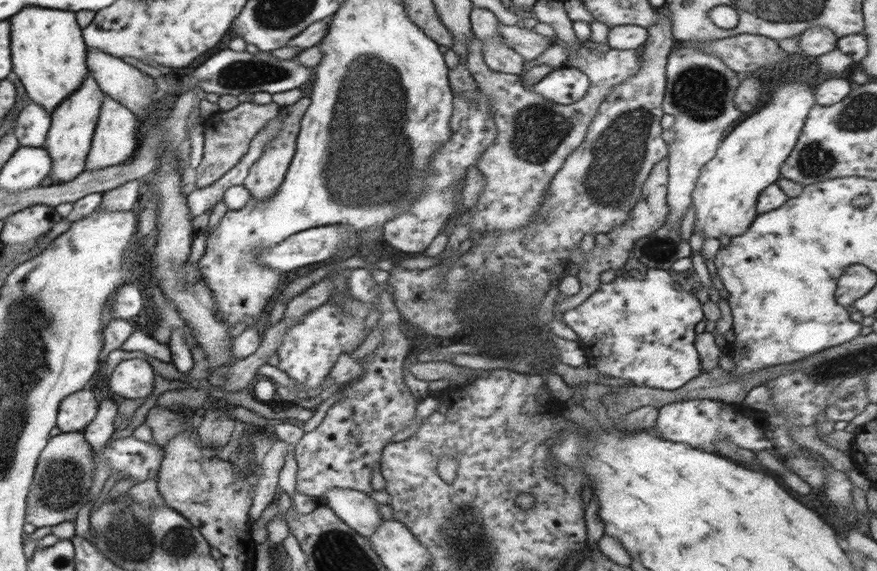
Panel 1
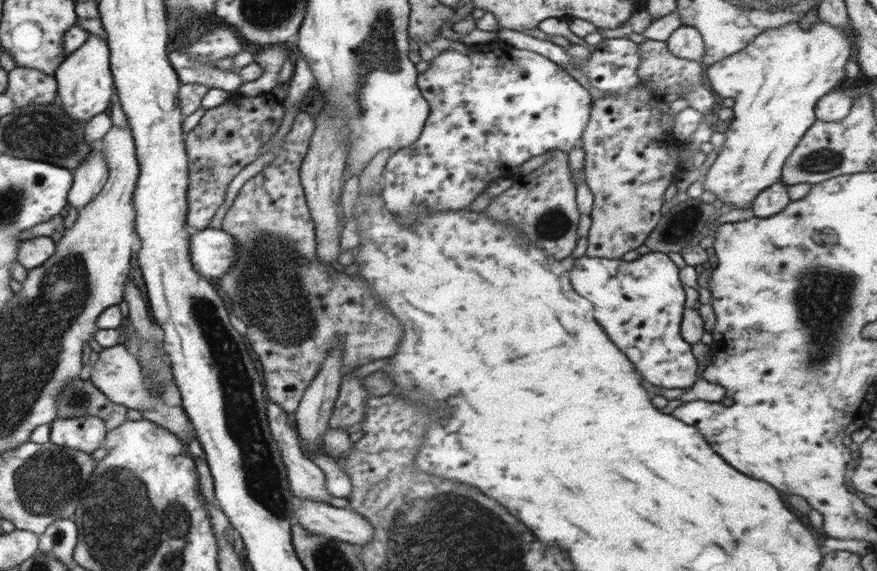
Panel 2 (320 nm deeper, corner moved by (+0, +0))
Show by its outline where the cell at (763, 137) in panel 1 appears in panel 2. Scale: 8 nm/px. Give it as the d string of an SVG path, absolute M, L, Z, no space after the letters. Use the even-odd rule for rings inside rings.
M819 20L811 28L804 29L794 21L764 31L740 52L711 64L706 70L705 81L718 96L734 99L734 119L724 133L726 141L716 161L702 180L705 194L714 194L714 199L732 204L732 208L750 209L760 192L780 182L785 162L804 134L816 123L816 103L839 88L846 79L844 66L851 55L854 55L854 40L848 26L835 27Z

